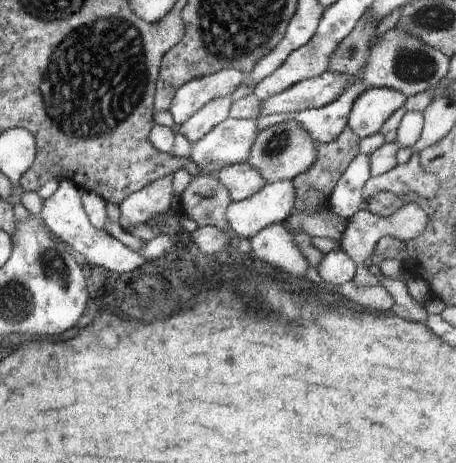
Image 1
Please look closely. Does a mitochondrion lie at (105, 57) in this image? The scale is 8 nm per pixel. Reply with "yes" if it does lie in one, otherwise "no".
yes

